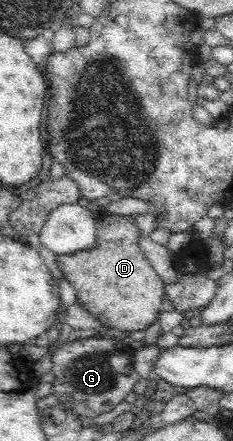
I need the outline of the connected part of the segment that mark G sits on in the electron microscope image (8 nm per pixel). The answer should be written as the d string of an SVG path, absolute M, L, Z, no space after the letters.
M101 336L59 345L51 356L55 378L52 394L78 416L93 418L110 412L125 401L141 378L132 366L133 353L124 342Z

